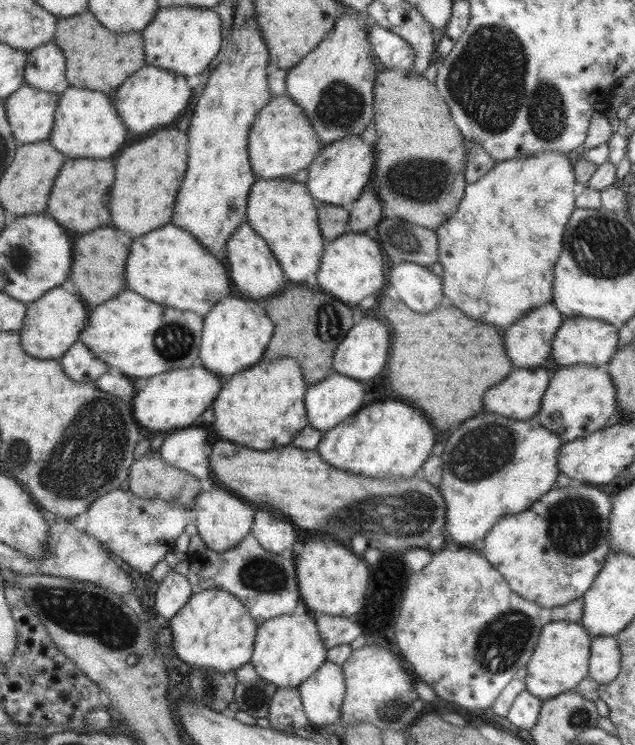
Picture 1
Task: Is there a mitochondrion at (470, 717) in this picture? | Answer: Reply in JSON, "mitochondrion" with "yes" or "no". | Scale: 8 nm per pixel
{"mitochondrion":"no"}

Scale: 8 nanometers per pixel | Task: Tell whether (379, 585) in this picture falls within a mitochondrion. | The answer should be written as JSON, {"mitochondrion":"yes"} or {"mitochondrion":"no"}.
{"mitochondrion":"no"}

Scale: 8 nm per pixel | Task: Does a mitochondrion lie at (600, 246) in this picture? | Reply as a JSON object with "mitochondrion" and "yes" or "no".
{"mitochondrion":"yes"}

